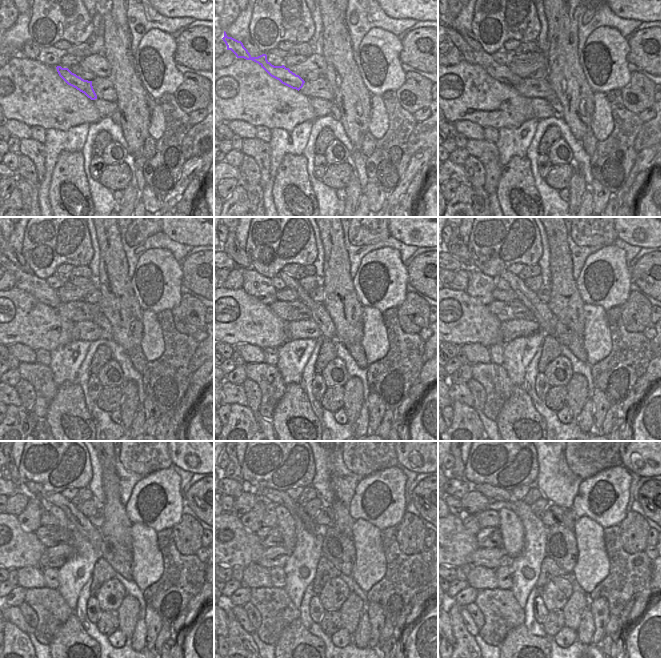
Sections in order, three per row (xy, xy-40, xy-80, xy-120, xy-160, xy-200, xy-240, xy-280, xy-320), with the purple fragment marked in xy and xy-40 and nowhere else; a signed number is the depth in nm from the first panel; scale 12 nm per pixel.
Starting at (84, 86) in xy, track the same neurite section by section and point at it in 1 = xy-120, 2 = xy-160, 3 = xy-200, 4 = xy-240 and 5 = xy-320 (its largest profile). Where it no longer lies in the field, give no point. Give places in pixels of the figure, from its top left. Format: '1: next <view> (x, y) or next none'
1: next xy-120 (37, 287)
2: next xy-160 (255, 284)
3: next xy-200 (481, 286)
4: next xy-240 (29, 519)
5: next xy-320 (470, 523)

